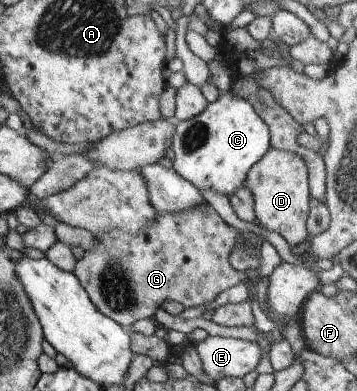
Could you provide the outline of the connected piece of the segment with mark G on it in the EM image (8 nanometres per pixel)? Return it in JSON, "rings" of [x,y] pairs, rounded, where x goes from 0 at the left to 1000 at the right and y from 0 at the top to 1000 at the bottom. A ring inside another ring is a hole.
{"rings":[[[583,524],[577,532],[557,527],[555,532],[541,532],[538,537],[518,542],[440,545],[429,570],[415,583],[406,583],[406,591],[398,598],[361,598],[350,591],[317,586],[297,598],[269,604],[266,609],[272,611],[272,621],[266,629],[238,639],[235,655],[210,673],[207,688],[199,696],[213,706],[213,714],[235,737],[235,744],[244,749],[246,765],[255,767],[258,780],[286,806],[294,806],[303,816],[322,821],[331,831],[339,831],[350,844],[356,844],[378,821],[431,813],[429,806],[437,788],[448,785],[459,767],[490,770],[510,780],[513,788],[546,788],[549,783],[566,783],[569,777],[594,772],[602,760],[622,752],[630,739],[639,739],[641,734],[650,734],[650,729],[661,729],[683,716],[692,706],[692,696],[655,691],[639,670],[639,652],[644,652],[644,642],[650,642],[661,627],[658,616],[664,611],[664,601],[667,593],[655,583],[622,568],[622,560],[611,547],[605,547],[591,529],[583,529]]]}

